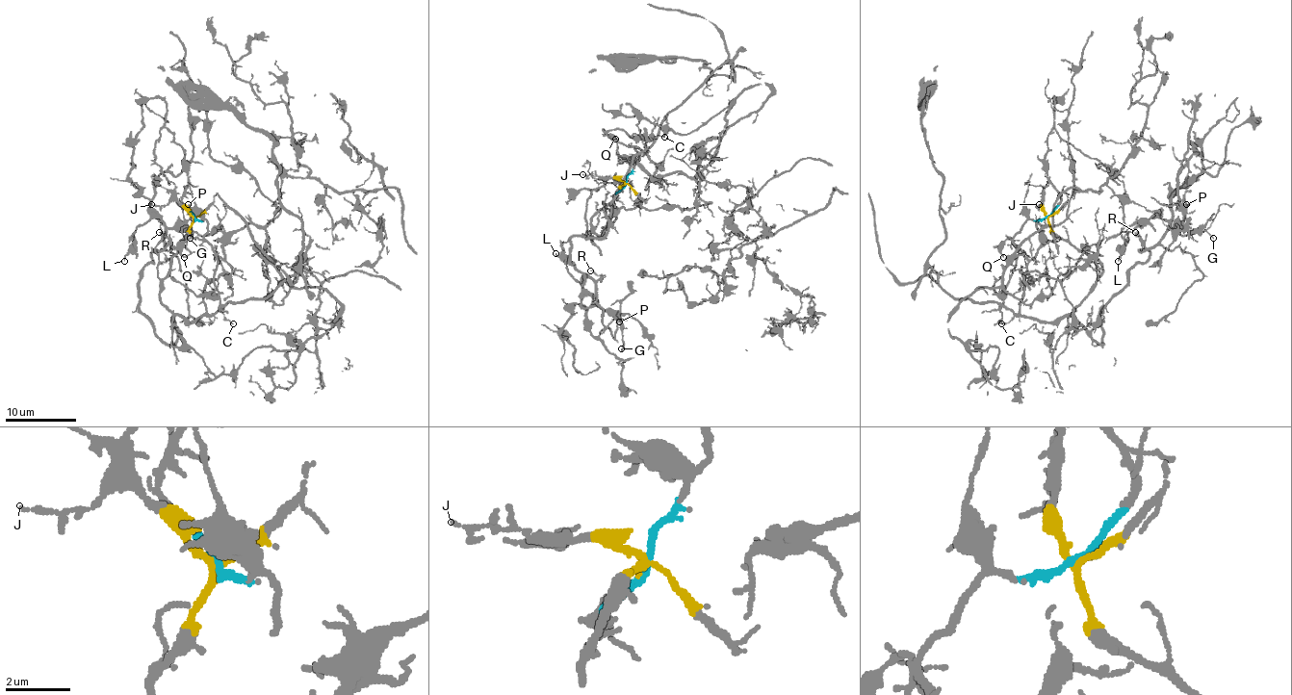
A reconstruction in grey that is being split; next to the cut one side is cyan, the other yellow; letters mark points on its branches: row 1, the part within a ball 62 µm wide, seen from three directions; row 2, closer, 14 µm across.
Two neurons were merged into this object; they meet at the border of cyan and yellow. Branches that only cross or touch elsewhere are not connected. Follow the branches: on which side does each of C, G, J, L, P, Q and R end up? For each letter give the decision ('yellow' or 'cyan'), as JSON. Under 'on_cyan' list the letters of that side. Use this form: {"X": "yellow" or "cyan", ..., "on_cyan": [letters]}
{"C": "cyan", "G": "yellow", "J": "yellow", "L": "yellow", "P": "yellow", "Q": "cyan", "R": "yellow", "on_cyan": ["C", "Q"]}

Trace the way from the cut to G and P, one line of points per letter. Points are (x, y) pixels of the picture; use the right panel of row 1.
G: (1047, 217), (1101, 267), (1072, 318), (1103, 343), (1103, 309), (1143, 250), (1169, 229), (1214, 238)
P: (1047, 217), (1101, 267), (1072, 318), (1103, 343), (1103, 309), (1187, 204)

